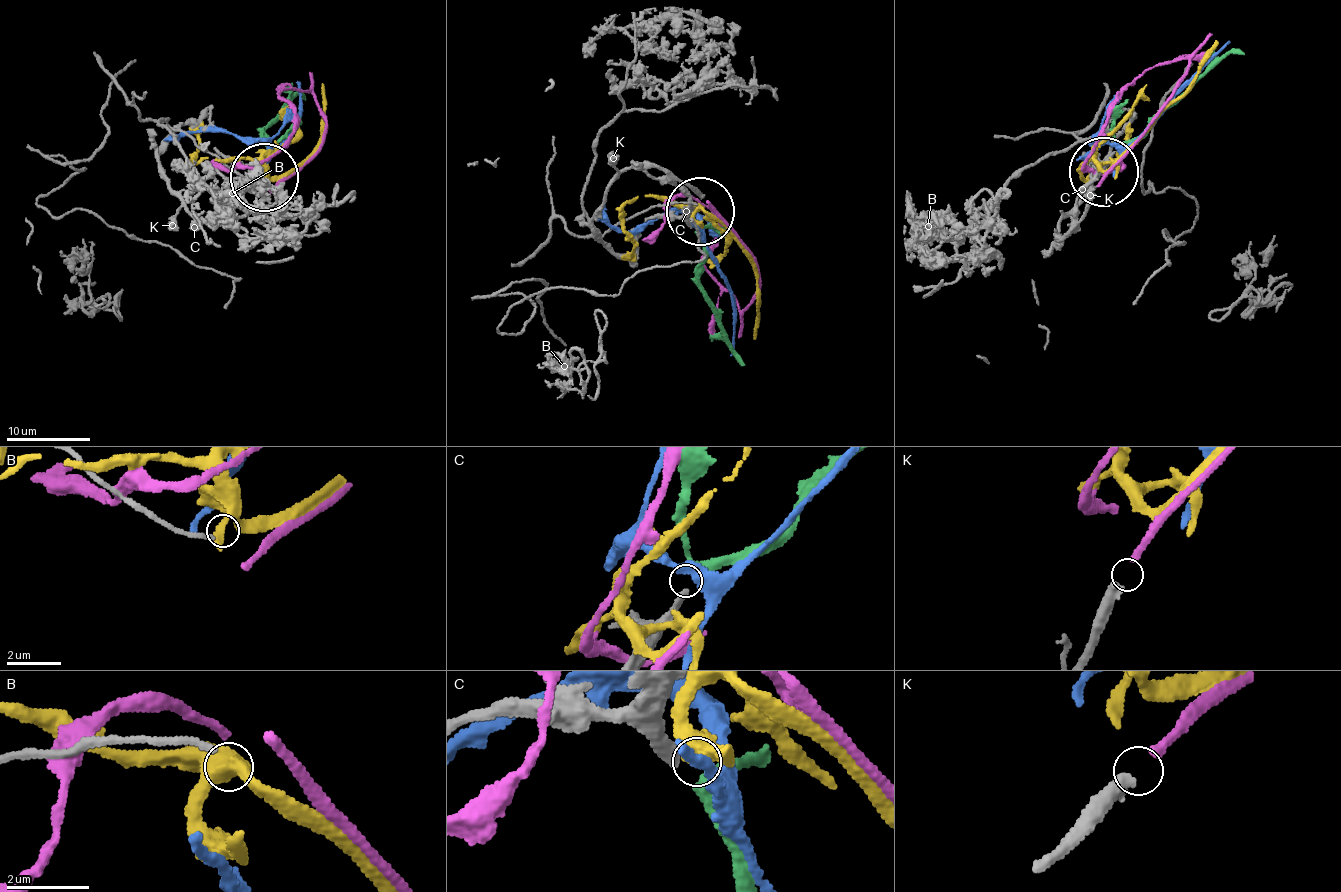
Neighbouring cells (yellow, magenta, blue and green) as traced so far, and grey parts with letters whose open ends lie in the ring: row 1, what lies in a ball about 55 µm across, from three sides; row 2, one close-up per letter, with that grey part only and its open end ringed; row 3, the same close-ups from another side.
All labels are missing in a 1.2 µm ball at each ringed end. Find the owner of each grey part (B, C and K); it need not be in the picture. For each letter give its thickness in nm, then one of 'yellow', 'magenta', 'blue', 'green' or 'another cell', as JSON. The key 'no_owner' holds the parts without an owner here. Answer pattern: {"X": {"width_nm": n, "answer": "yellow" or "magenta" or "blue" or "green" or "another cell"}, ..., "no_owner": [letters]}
{"B": {"width_nm": 160, "answer": "another cell"}, "C": {"width_nm": 240, "answer": "green"}, "K": {"width_nm": 400, "answer": "magenta"}, "no_owner": ["B"]}

